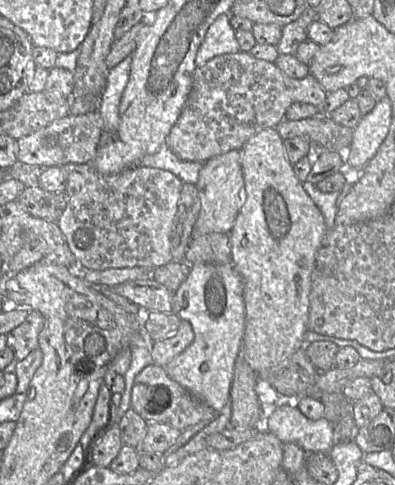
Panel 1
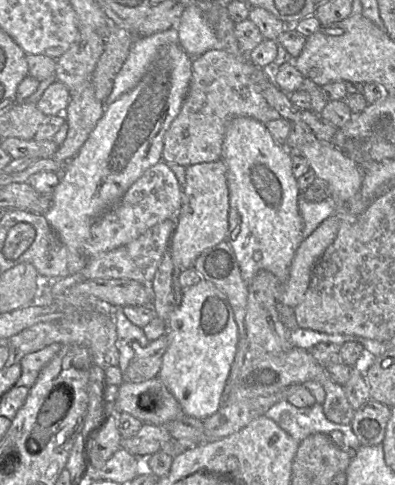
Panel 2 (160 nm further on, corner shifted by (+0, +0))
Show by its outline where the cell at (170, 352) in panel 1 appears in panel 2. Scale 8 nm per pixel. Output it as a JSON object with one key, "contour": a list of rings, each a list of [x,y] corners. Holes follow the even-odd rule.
{"contour":[[[166,332],[155,341],[151,341],[147,347],[135,351],[135,356],[126,371],[123,372],[123,381],[141,383],[158,377],[167,347],[168,337]]]}

